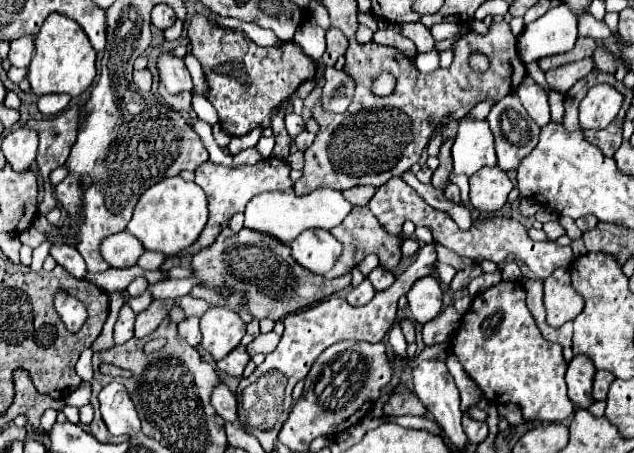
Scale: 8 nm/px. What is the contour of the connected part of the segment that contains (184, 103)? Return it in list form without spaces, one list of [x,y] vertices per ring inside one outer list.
[[[159,85],[159,93],[161,97],[165,99],[165,103],[175,109],[175,111],[191,111],[193,105],[191,105],[191,95],[185,95],[185,93],[179,93],[179,95],[171,95],[165,91],[163,85]]]

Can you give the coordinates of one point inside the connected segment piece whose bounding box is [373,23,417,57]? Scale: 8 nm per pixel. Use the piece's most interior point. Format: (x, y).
(390, 36)

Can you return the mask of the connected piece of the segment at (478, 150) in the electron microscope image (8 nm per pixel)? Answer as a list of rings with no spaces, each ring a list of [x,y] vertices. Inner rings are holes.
[[[461,119],[451,151],[455,175],[473,175],[475,171],[479,171],[479,167],[497,165],[493,133],[487,121]]]

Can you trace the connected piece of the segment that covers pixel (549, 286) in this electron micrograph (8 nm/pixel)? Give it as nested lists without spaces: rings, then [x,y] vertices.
[[[559,267],[555,269],[545,281],[545,309],[547,309],[547,323],[551,327],[561,327],[567,321],[573,321],[583,311],[583,297],[571,287],[569,269]]]

